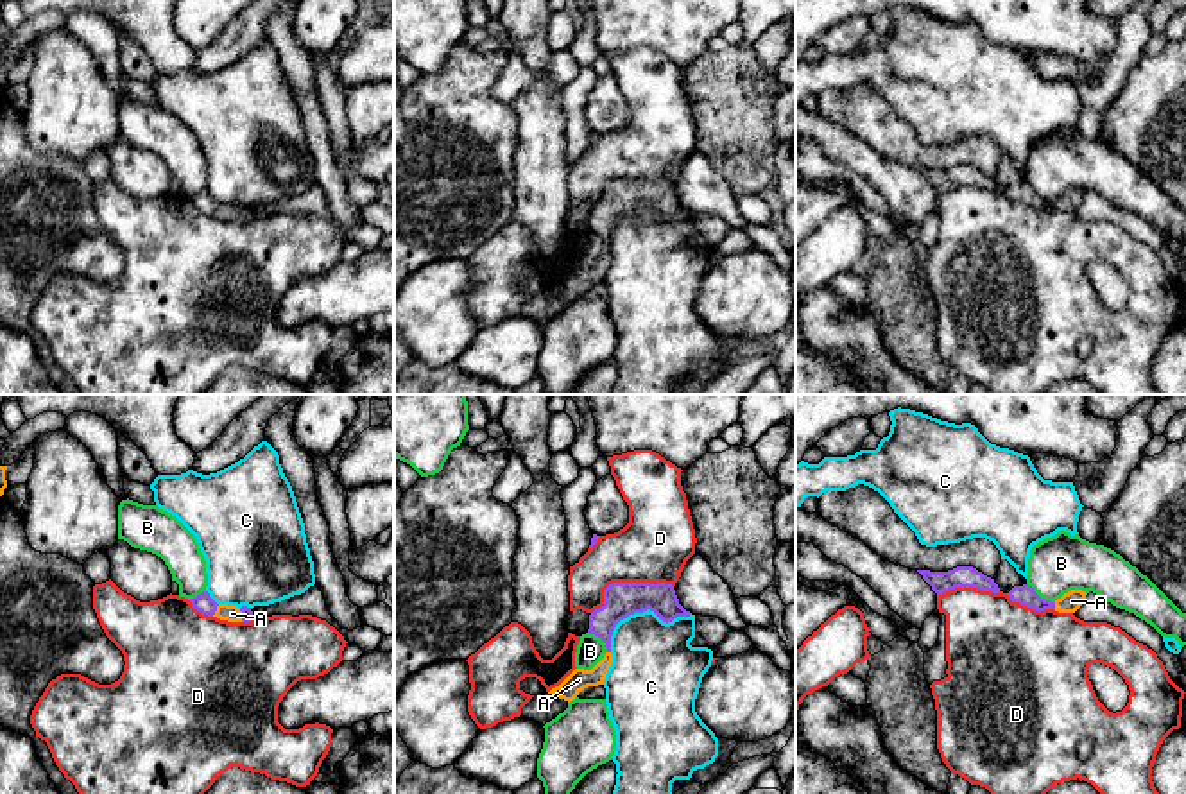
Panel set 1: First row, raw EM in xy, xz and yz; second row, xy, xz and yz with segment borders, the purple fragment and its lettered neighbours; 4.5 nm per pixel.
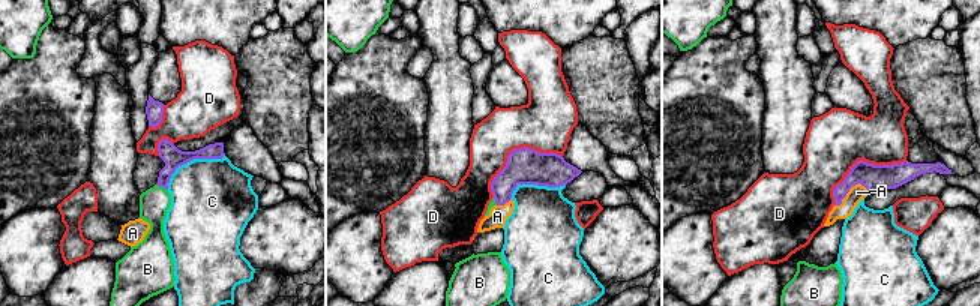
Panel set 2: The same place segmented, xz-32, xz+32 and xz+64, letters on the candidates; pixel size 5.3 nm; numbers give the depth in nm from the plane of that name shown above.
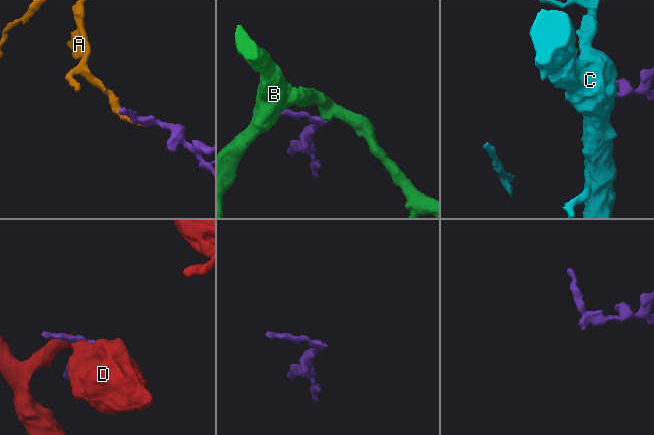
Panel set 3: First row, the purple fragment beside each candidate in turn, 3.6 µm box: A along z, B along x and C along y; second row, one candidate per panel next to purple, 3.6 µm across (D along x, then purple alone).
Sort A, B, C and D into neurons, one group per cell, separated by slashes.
A / B / C / D

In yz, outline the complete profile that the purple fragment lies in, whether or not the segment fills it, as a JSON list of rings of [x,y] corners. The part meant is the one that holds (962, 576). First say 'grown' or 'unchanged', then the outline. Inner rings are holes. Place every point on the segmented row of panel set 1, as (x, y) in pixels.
unchanged; [[[957,566],[948,572],[930,572],[930,570],[917,570],[917,572],[932,586],[937,597],[955,588],[976,588],[982,591],[1000,593],[1000,588],[994,583],[994,579],[984,575],[973,566]]]

